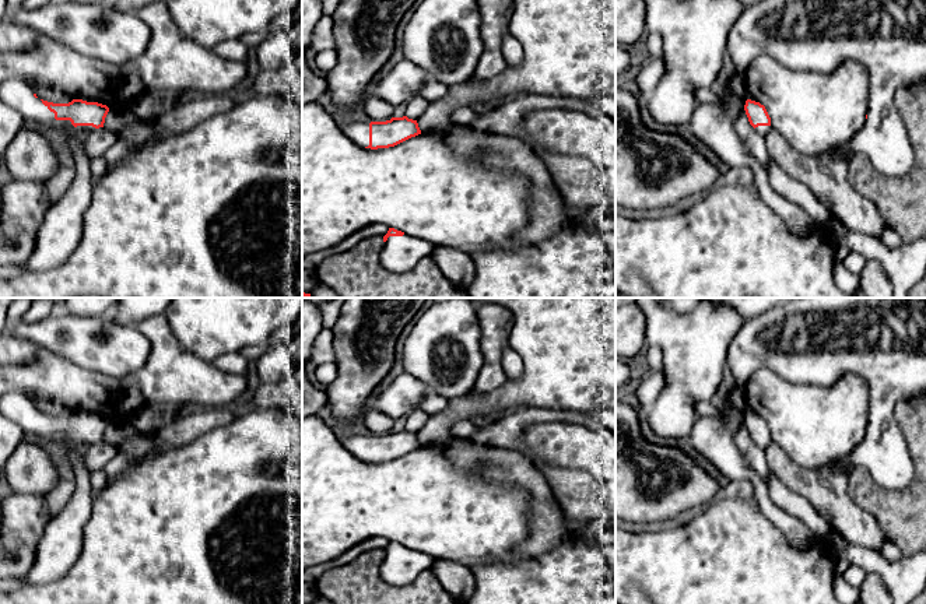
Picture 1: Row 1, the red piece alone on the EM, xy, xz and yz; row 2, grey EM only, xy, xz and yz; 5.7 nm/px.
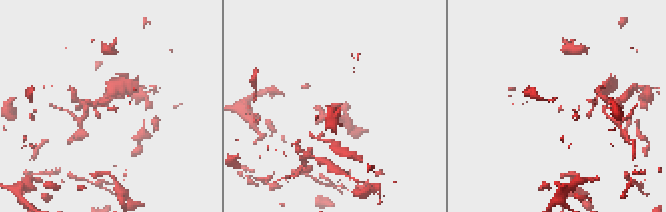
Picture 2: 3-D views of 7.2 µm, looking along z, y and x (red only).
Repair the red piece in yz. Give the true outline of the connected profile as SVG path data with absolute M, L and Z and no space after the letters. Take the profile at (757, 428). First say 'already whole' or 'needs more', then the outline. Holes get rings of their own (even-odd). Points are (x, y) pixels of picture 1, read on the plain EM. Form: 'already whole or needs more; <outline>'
needs more; M747 412L744 418L746 428L750 438L755 442L757 446L765 449L772 443L771 431L764 418L760 415Z

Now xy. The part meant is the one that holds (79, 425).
needs more; M24 396L1 397L0 412L29 435L45 438L64 449L76 447L83 452L104 440L109 425L106 418L83 412L73 412L69 417L39 412Z

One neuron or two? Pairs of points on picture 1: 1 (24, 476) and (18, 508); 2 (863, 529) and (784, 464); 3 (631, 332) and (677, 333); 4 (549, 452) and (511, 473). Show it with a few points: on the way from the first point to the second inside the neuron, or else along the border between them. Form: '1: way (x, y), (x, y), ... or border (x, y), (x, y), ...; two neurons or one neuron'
1: border (14, 492), (45, 497); two neurons
2: way (844, 515), (813, 484), (803, 481); one neuron
3: border (642, 312), (644, 340), (646, 343); two neurons
4: border (526, 456), (539, 471); two neurons

